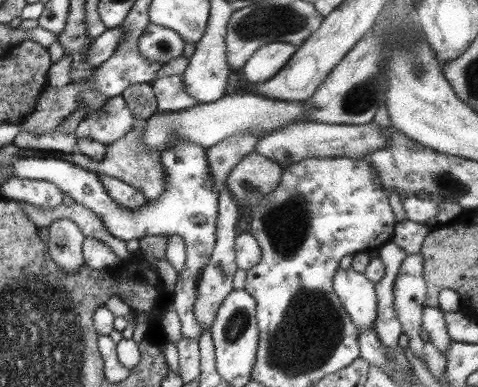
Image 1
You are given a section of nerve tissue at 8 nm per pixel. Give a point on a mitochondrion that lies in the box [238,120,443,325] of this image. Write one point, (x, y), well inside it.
(287, 225)

